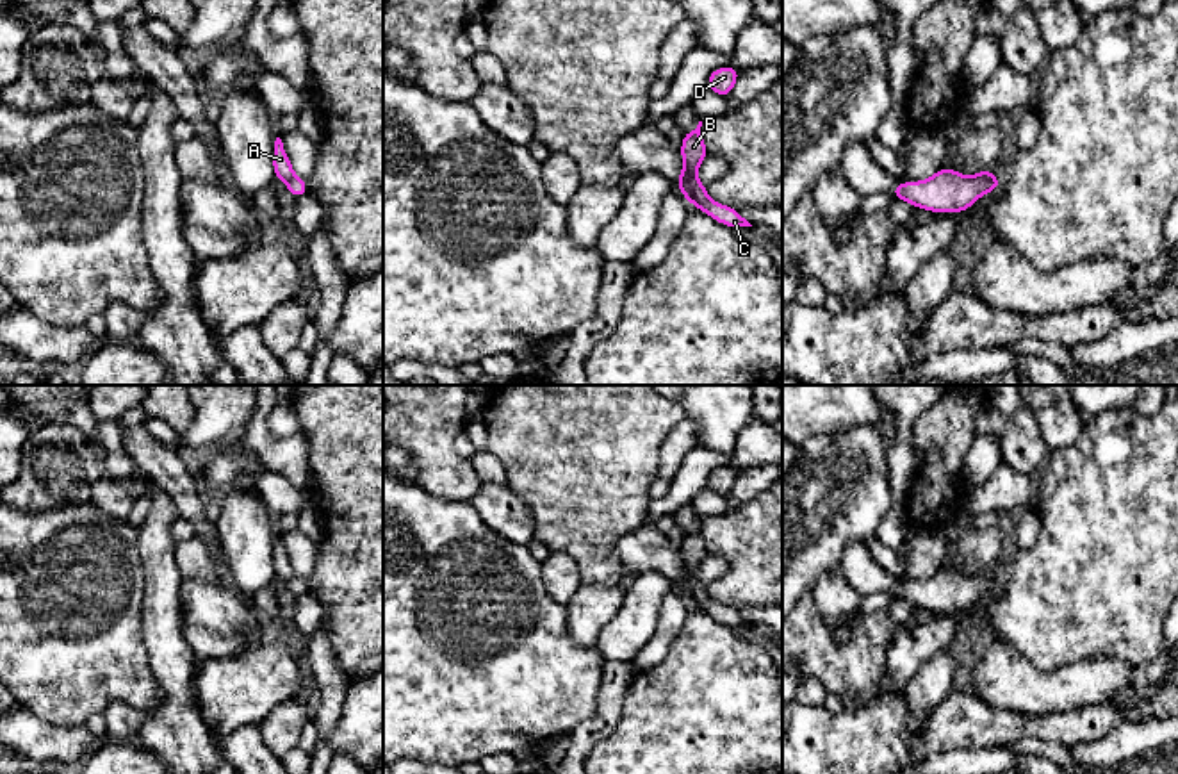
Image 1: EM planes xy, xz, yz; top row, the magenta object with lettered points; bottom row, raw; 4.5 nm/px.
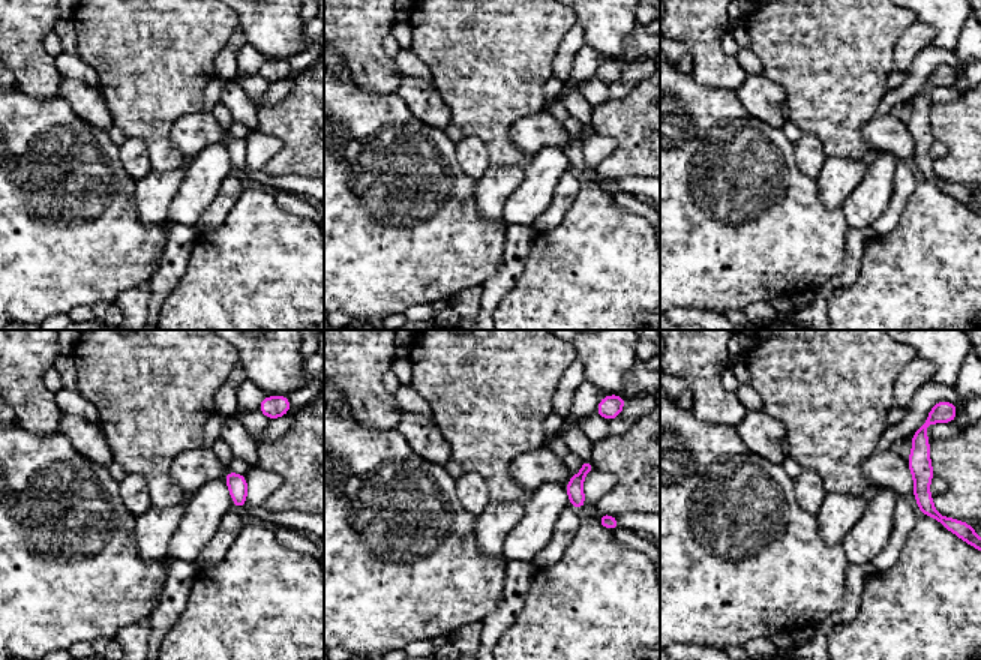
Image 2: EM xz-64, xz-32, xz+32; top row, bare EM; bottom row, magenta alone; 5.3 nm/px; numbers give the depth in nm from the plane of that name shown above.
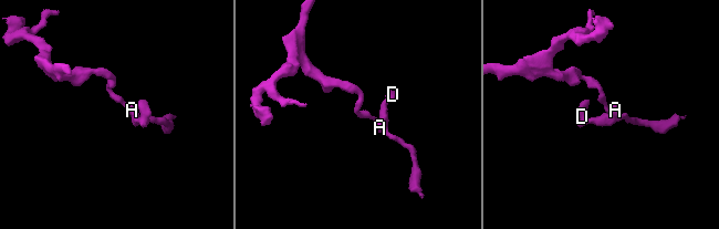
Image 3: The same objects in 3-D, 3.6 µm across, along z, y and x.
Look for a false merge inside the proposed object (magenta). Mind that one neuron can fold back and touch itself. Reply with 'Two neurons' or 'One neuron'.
Two neurons

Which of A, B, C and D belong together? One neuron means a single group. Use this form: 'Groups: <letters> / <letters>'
Groups: A / B C D

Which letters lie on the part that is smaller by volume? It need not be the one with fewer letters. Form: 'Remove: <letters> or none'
Remove: B, C, D

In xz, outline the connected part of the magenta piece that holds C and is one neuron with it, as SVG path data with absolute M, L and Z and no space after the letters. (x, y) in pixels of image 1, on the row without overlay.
M702 521L691 531L684 531L681 556L690 578L690 603L699 610L709 613L715 621L731 628L752 626L736 608L713 601L708 589L697 580L697 567L708 556L704 539L700 535Z

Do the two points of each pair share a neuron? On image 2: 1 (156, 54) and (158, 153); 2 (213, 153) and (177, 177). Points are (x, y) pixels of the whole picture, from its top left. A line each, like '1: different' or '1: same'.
1: same
2: different

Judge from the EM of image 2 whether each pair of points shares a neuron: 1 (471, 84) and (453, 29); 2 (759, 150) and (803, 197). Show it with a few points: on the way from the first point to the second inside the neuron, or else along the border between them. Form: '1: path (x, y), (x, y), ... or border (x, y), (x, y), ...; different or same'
1: path (471, 71), (471, 47), (467, 42); same
2: path (768, 162), (791, 185); same

